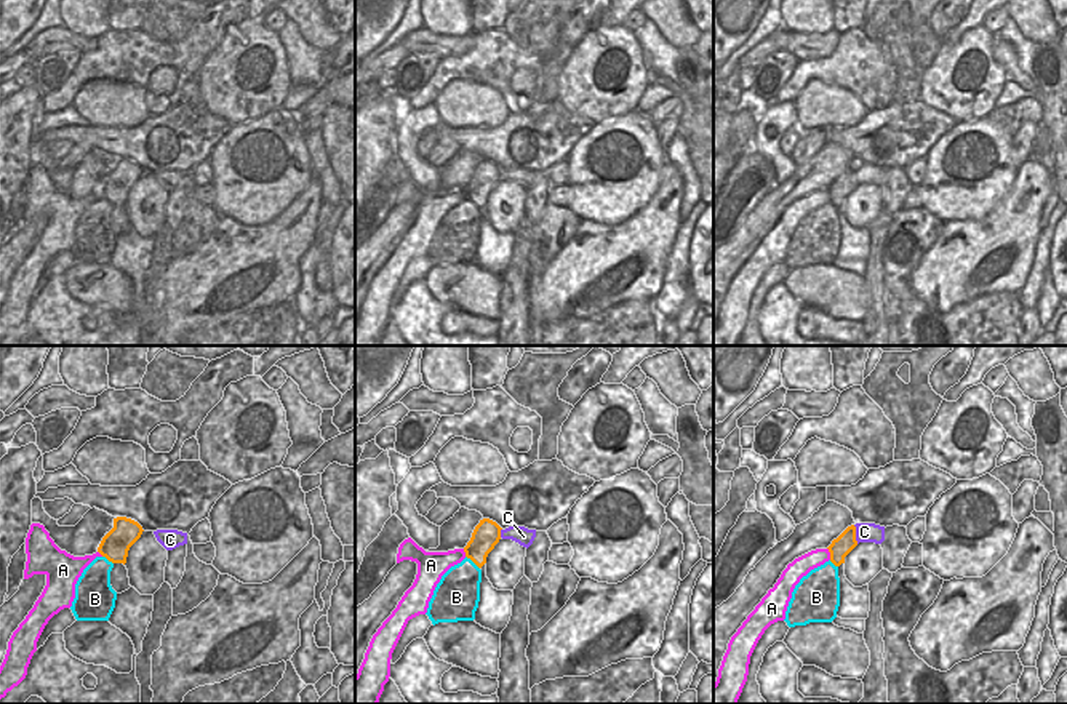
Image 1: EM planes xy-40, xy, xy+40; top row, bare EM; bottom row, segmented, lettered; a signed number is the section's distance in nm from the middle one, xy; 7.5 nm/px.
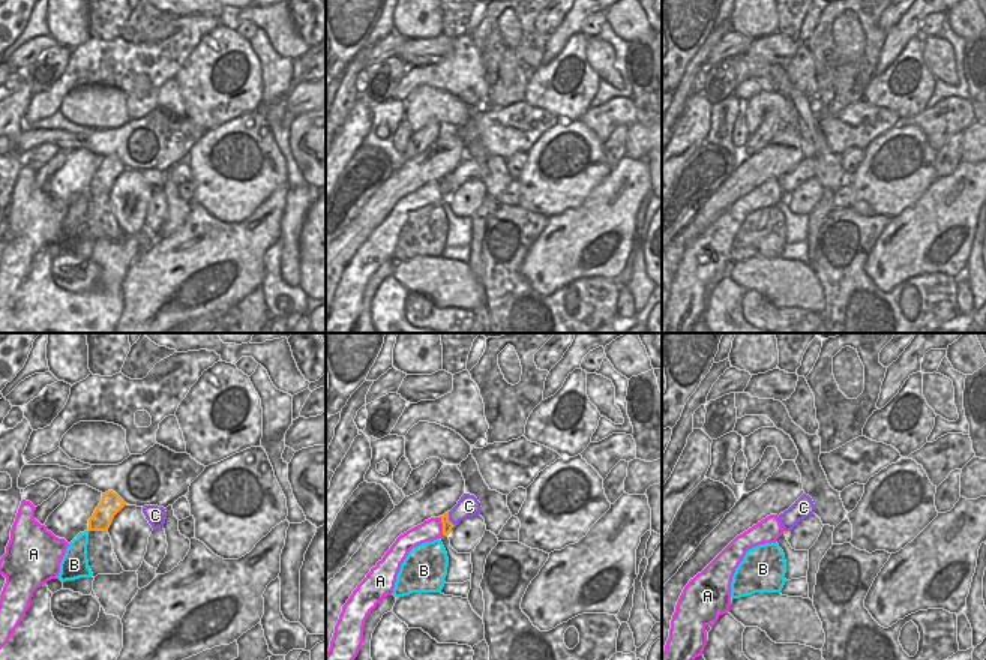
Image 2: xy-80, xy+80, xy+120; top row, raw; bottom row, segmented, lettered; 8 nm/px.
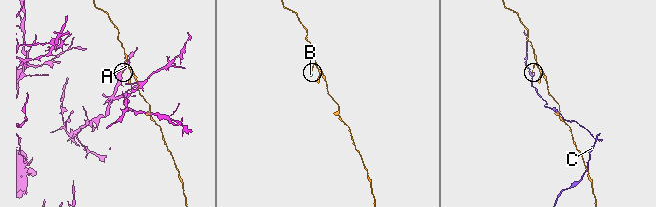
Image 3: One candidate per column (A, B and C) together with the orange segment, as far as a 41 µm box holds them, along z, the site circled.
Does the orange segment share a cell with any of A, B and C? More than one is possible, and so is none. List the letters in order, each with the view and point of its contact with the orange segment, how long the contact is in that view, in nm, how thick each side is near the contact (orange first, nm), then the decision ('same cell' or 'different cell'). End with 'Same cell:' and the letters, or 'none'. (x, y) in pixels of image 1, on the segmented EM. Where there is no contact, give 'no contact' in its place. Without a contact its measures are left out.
A: xy+40 (831, 554) | 100 nm | 150/150 nm | different cell
B: xy (472, 560) | 150 nm | 200/320 nm | same cell
C: xy+40 (855, 535) | 150 nm | 150/140 nm | different cell
Same cell: B

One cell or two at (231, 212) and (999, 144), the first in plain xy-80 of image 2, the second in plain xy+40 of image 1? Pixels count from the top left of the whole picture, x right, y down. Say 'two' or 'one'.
one

